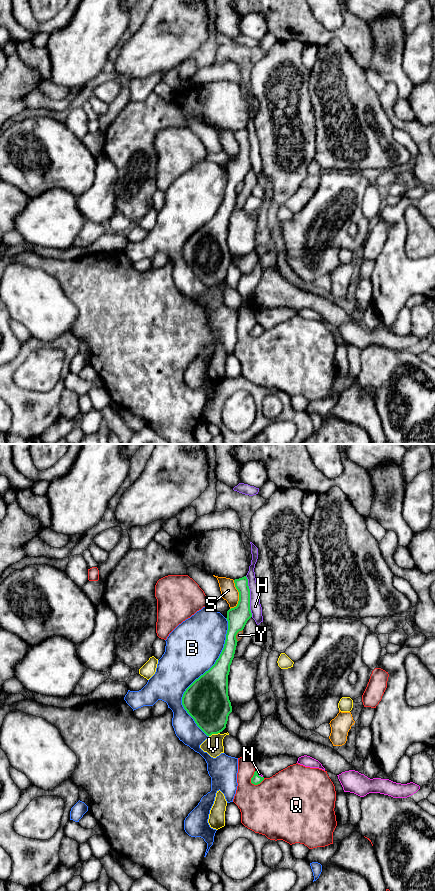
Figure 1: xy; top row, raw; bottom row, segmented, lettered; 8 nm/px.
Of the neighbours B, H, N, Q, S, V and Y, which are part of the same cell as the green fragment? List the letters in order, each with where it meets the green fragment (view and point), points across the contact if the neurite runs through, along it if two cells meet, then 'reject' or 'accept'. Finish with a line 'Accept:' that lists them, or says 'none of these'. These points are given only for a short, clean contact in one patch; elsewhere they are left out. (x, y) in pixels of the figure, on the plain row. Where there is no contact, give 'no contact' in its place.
B: contact xy (200, 228); reject
H: contact xy (249, 148); reject
N: contact xy (258, 327); way xy (256, 331), (258, 327), (259, 325); accept
Q: contact xy (257, 336); reject
S: contact xy (239, 148); reject
V: contact xy (214, 285); reject
Y: contact xy (236, 186); reject
Accept: N

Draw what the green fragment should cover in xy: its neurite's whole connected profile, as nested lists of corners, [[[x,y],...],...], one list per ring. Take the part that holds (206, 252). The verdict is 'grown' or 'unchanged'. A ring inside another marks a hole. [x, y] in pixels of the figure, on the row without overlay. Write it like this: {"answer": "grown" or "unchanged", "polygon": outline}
{"answer": "unchanged", "polygon": [[[247,129],[235,131],[234,135],[239,153],[236,159],[227,163],[228,182],[224,200],[215,216],[196,231],[182,249],[184,261],[207,288],[218,286],[226,280],[232,264],[228,227],[238,194],[236,187],[252,169]]]}

